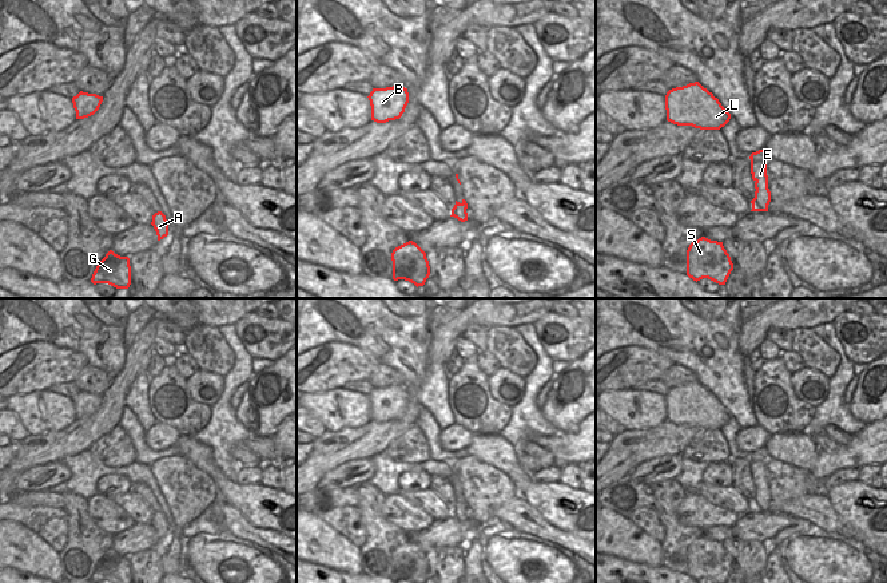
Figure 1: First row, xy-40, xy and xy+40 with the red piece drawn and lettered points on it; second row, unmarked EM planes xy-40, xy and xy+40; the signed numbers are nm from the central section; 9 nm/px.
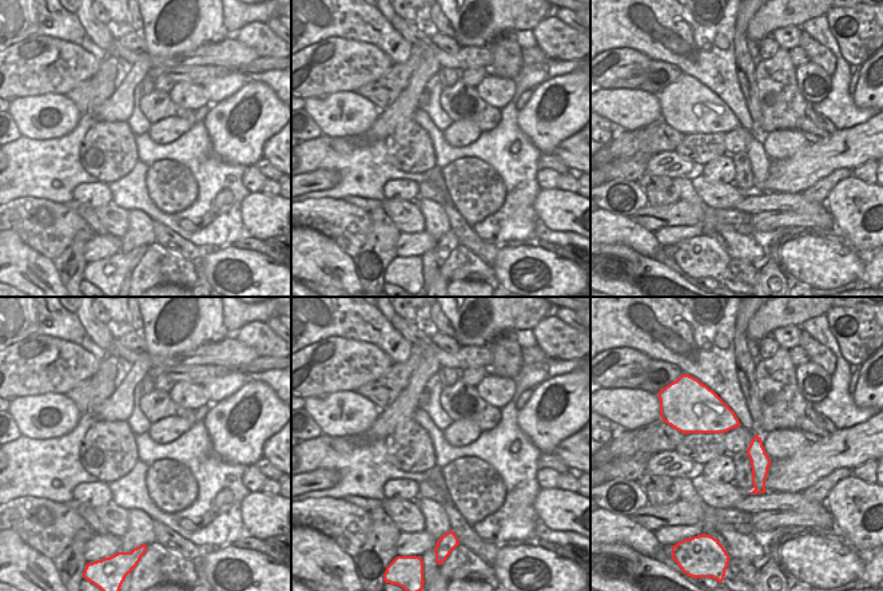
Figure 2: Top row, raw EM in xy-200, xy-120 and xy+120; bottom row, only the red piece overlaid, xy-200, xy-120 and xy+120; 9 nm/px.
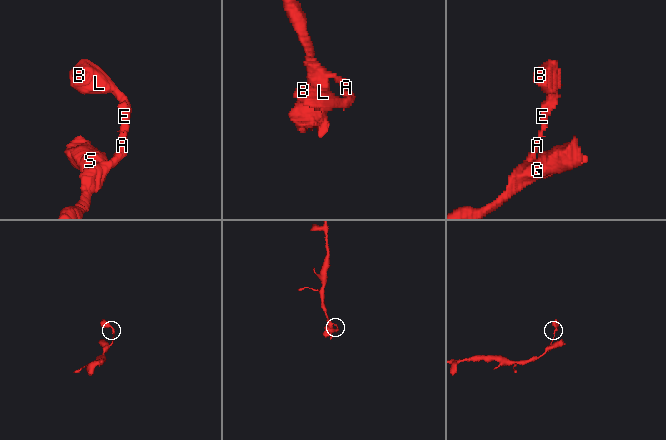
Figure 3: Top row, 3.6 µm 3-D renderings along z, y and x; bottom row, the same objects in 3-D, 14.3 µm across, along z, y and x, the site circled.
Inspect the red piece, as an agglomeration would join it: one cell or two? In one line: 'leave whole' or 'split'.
leave whole

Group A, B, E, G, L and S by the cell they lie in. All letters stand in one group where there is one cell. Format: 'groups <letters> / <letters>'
groups A B E G L S

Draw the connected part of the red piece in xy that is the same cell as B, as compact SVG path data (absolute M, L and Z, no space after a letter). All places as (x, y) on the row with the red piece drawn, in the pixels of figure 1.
M401 86L373 88L367 98L371 106L371 120L377 123L399 119L409 103L407 88Z

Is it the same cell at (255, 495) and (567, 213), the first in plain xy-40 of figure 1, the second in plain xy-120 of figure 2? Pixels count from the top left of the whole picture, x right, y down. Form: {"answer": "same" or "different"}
{"answer": "same"}

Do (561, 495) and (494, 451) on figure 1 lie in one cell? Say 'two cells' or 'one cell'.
one cell

